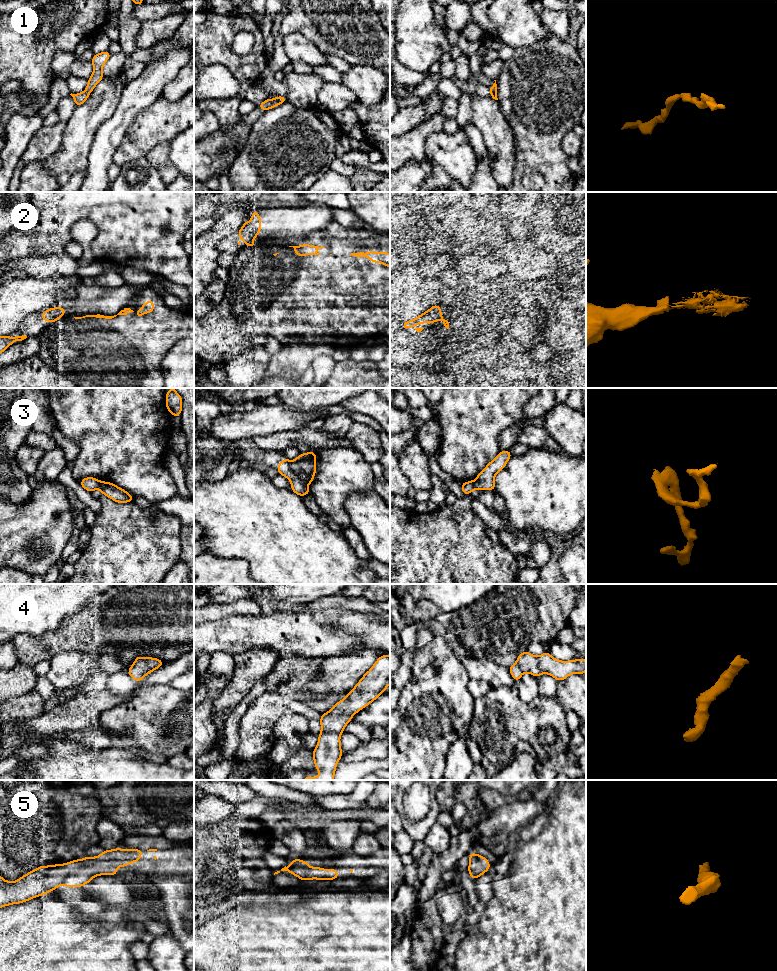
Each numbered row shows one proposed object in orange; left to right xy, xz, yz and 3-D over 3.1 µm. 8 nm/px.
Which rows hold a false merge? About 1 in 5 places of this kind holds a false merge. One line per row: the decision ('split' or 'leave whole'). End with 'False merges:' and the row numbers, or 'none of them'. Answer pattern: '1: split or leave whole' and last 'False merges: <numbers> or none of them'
1: leave whole
2: split
3: split
4: leave whole
5: leave whole
False merges: 2, 3

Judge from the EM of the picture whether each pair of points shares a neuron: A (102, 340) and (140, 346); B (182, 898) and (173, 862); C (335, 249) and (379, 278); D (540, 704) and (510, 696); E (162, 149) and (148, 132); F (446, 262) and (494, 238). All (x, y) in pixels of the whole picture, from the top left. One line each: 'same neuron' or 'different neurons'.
A: same neuron
B: different neurons
C: same neuron
D: same neuron
E: different neurons
F: different neurons

